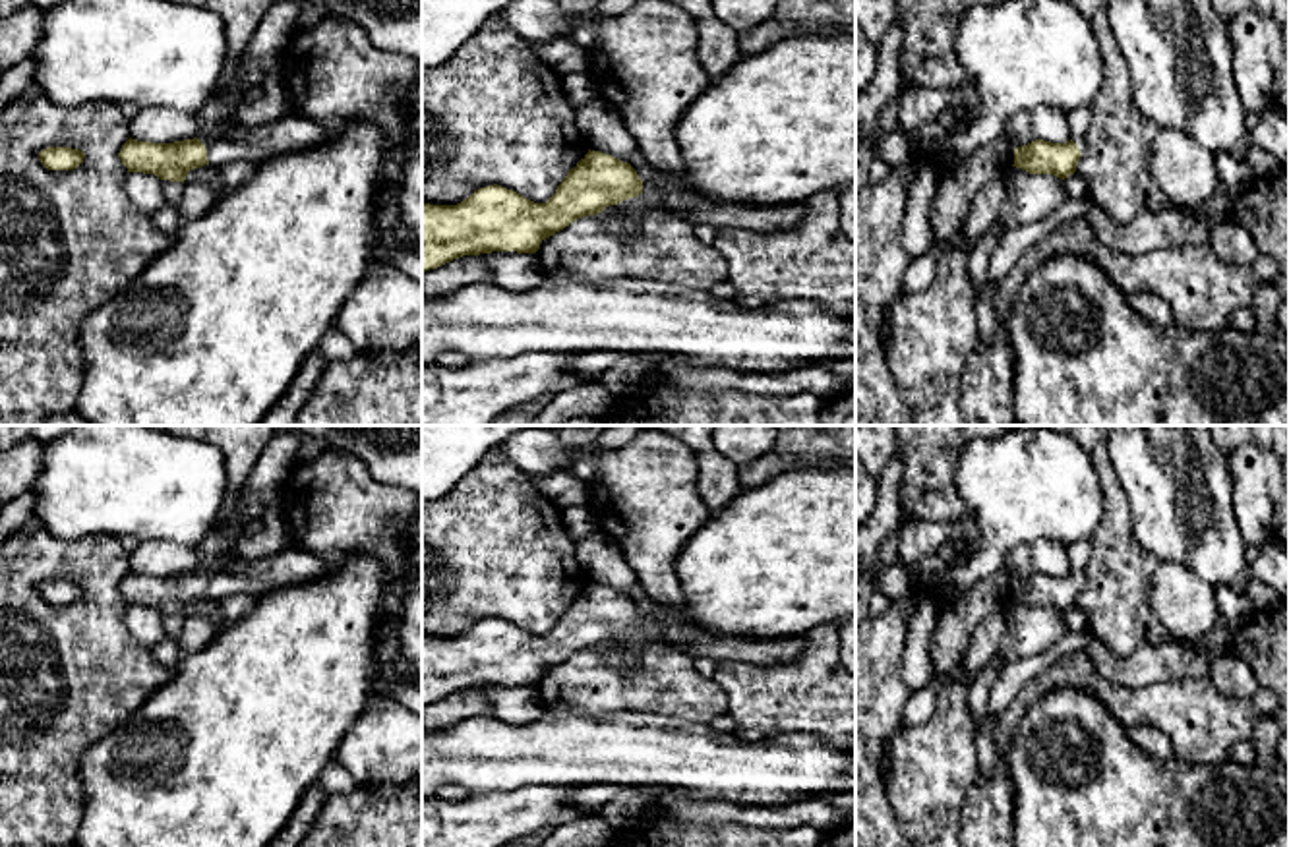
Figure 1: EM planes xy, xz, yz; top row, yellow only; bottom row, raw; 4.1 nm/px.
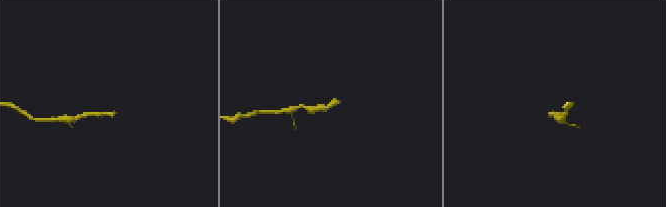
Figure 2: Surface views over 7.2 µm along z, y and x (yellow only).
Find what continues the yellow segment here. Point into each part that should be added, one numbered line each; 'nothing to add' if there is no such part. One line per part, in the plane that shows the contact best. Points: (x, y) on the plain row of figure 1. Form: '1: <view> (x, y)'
1: xy (254, 577)

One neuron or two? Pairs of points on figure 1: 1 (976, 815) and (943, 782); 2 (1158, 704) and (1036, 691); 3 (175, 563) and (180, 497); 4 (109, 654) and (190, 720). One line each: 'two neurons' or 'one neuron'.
1: two neurons
2: one neuron
3: two neurons
4: two neurons

